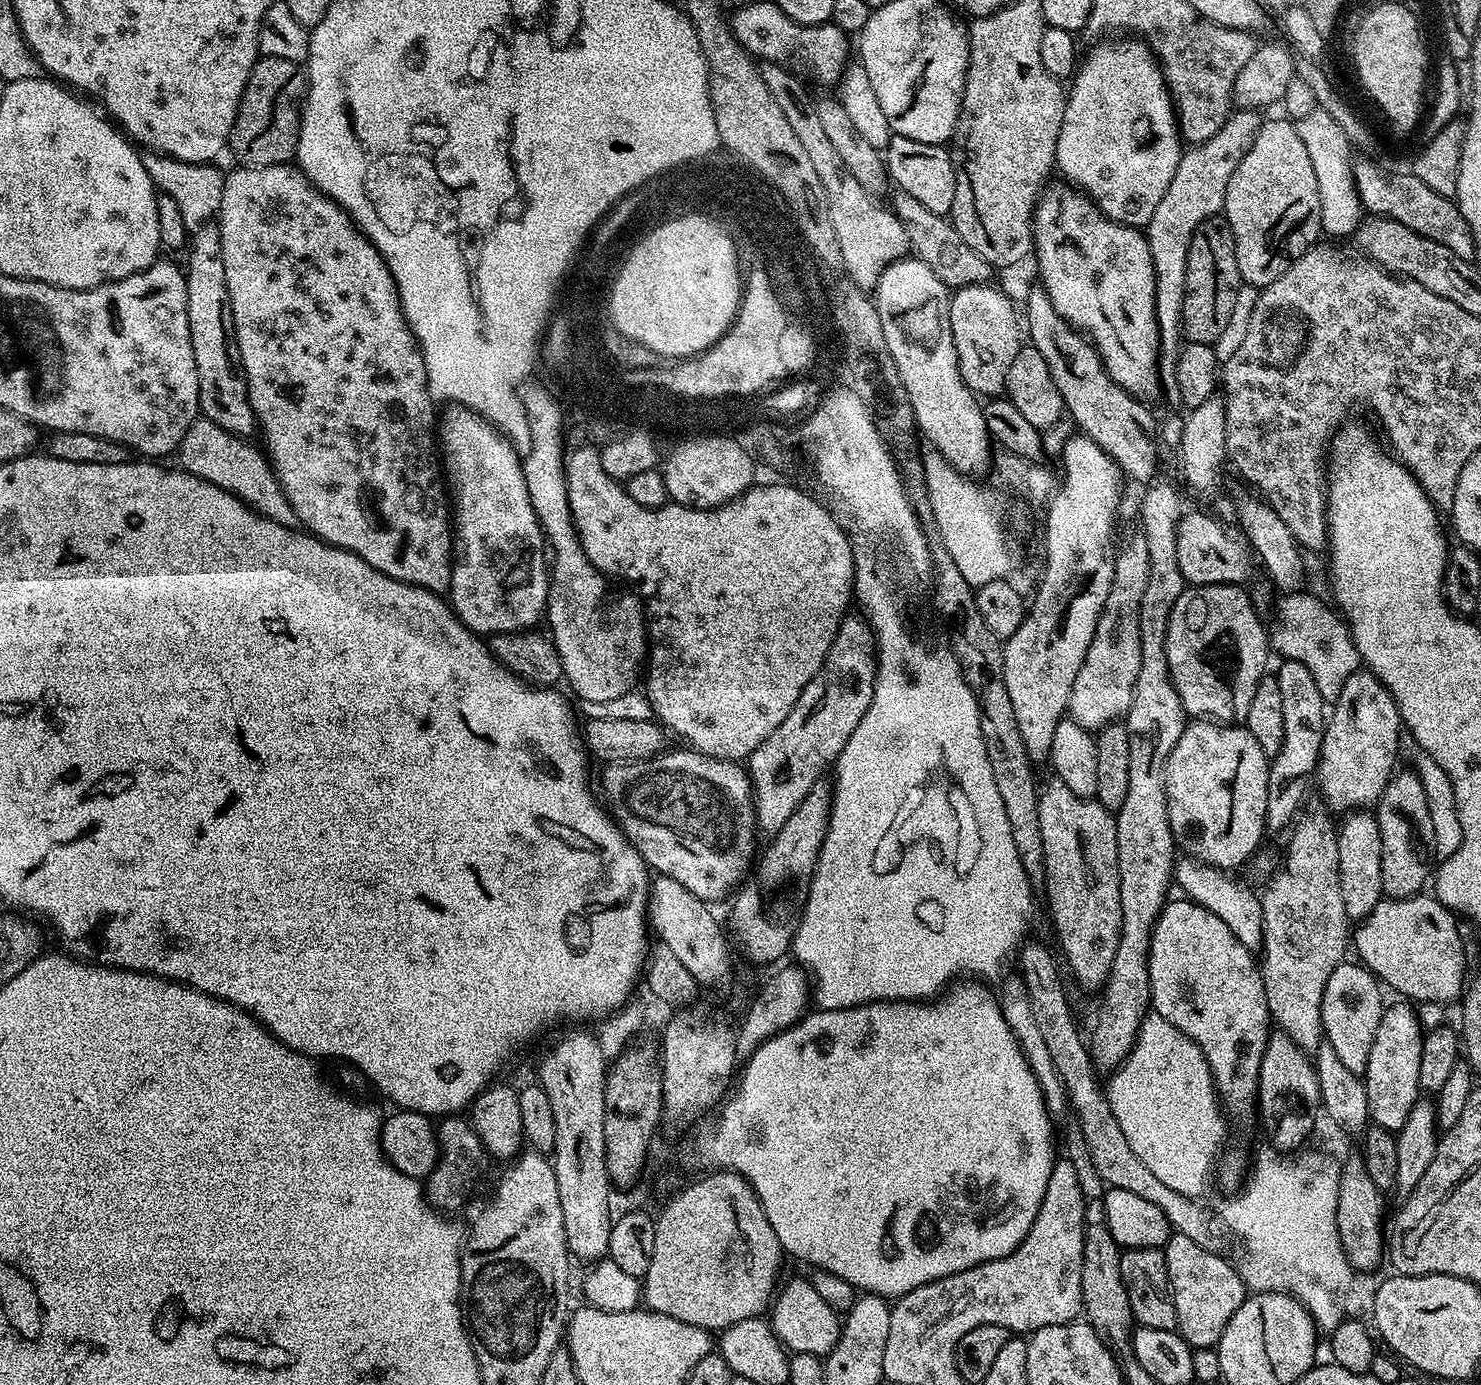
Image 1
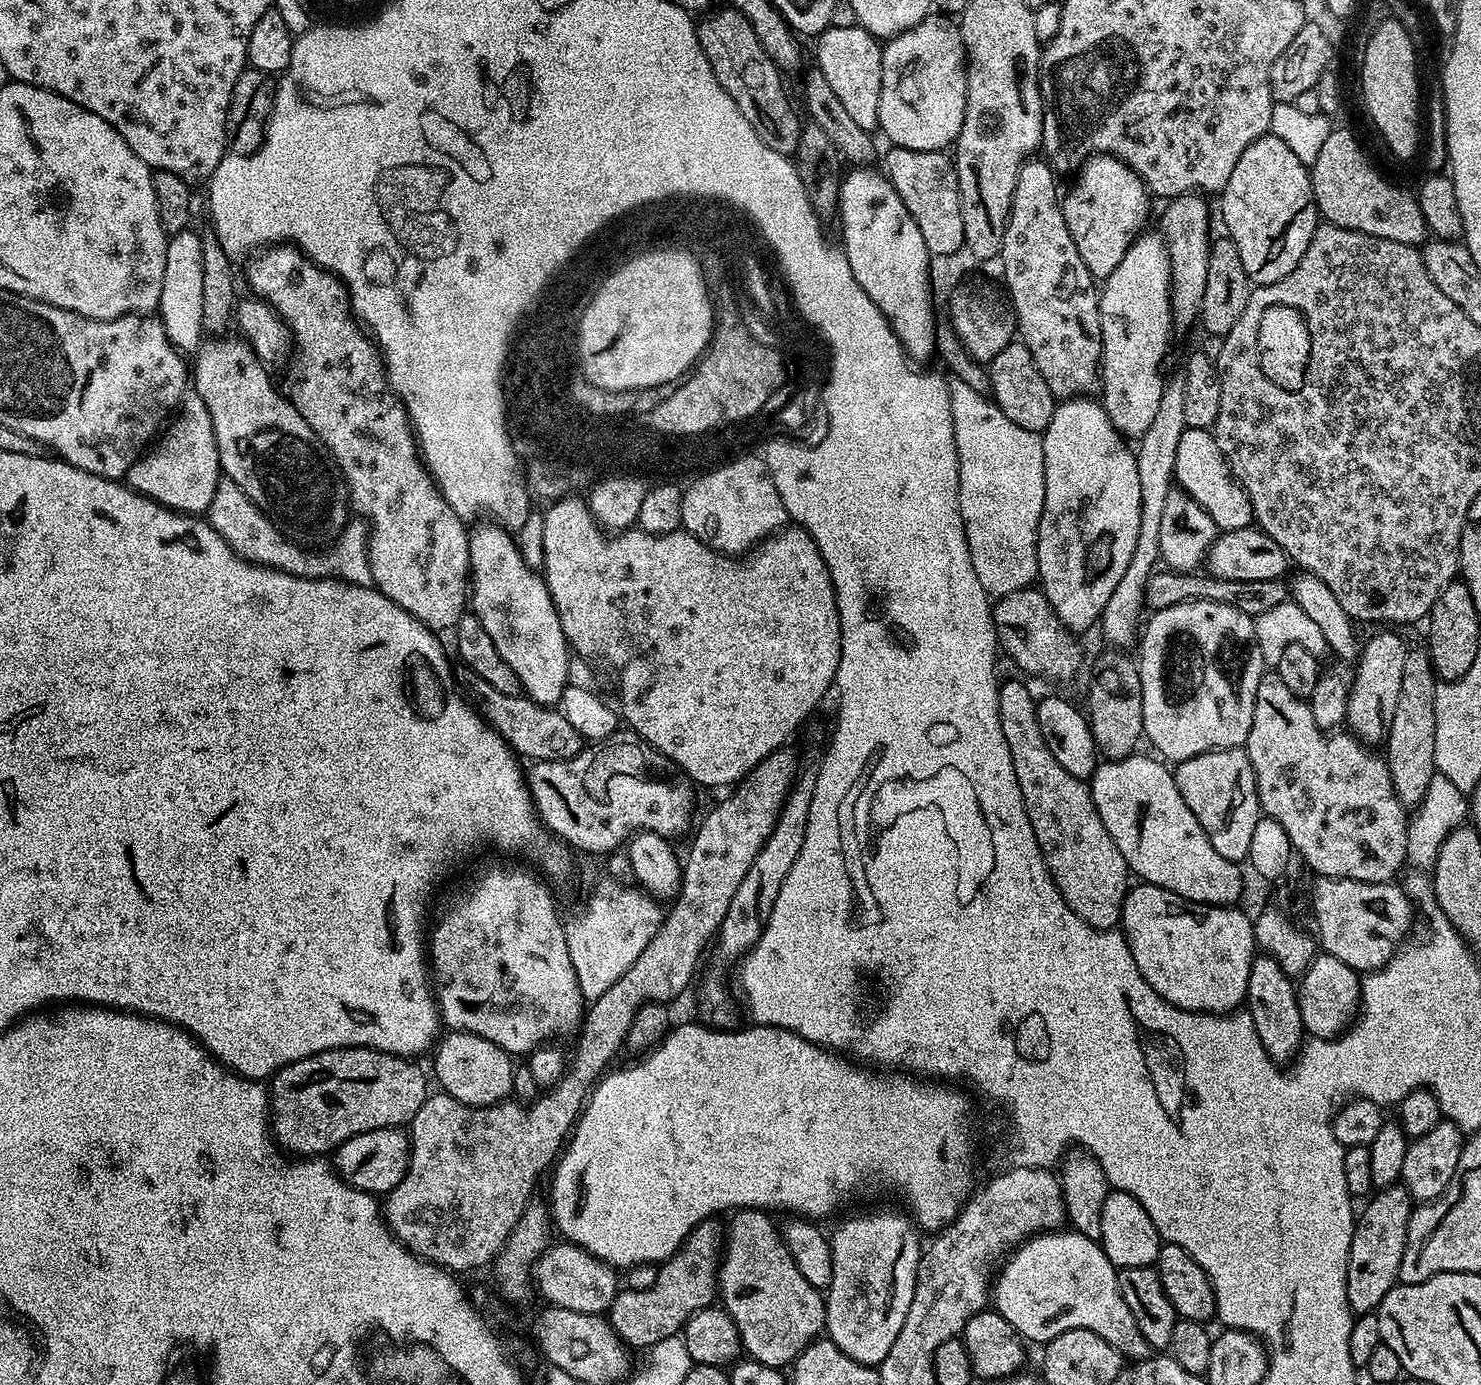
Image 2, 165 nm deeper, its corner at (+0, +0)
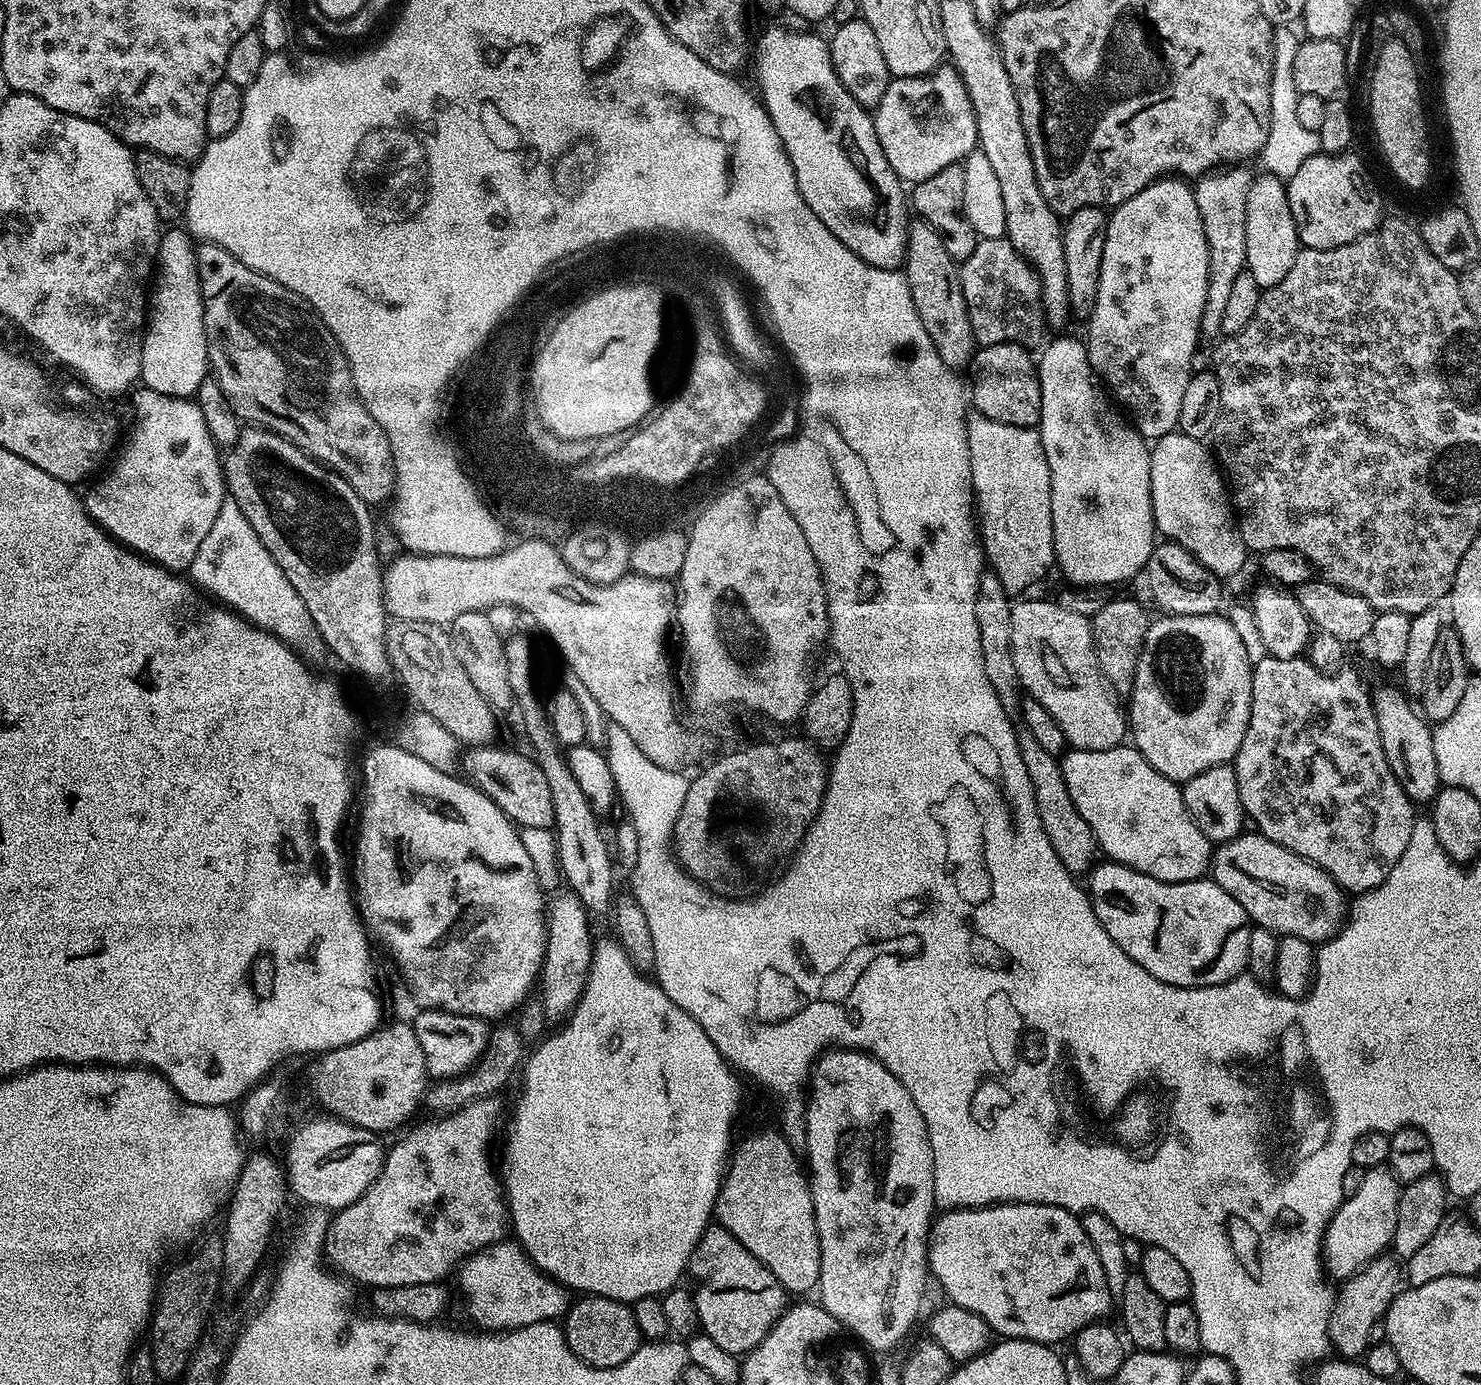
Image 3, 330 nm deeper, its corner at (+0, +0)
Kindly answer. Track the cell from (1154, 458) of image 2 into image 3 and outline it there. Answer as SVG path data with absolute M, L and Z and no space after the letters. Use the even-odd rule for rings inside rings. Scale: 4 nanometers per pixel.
M1236 166L1231 170L1216 170L1199 177L1194 184L1209 258L1206 304L1200 319L1200 335L1205 341L1215 341L1221 335L1222 313L1226 311L1230 286L1234 284L1234 278L1246 268L1246 194L1254 176L1242 169Z

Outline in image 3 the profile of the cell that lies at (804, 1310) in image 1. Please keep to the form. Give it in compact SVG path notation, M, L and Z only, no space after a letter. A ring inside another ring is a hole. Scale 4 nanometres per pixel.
M718 1222L705 1228L698 1246L690 1254L686 1272L696 1279L694 1295L703 1335L718 1342L731 1356L739 1357L755 1350L790 1304L782 1282Z

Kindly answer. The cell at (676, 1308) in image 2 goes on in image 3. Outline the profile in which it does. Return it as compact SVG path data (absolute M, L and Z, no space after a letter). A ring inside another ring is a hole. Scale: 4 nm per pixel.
M584 1294L579 1297L580 1301L573 1303L569 1307L566 1315L562 1320L564 1337L568 1340L570 1350L585 1364L589 1364L591 1368L613 1368L622 1362L626 1362L626 1358L630 1358L637 1352L642 1343L642 1337L638 1328L638 1322L634 1320L634 1314L631 1307L622 1303L620 1300L611 1300L605 1296L593 1296Z

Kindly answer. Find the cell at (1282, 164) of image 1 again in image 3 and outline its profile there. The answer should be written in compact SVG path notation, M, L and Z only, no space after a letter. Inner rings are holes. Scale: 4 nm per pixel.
M1260 174L1253 179L1246 194L1246 271L1258 282L1261 290L1273 288L1294 266L1296 253L1300 251L1300 235L1290 214L1290 202L1285 181L1271 174Z

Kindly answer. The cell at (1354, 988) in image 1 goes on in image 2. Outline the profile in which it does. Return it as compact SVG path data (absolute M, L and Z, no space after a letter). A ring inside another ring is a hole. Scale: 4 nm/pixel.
M1318 954L1310 962L1296 988L1298 1010L1301 1011L1304 1031L1318 1040L1331 1040L1351 1025L1360 1011L1361 977L1357 971L1338 958Z

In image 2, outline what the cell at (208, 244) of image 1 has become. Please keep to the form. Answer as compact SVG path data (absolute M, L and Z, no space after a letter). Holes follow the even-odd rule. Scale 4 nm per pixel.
M239 334L208 338L194 353L196 365L190 368L195 395L206 402L214 426L221 473L233 480L266 513L285 536L301 546L328 546L350 523L348 484L337 468L332 453L312 432L311 426L283 391L272 385L269 369L260 355Z

